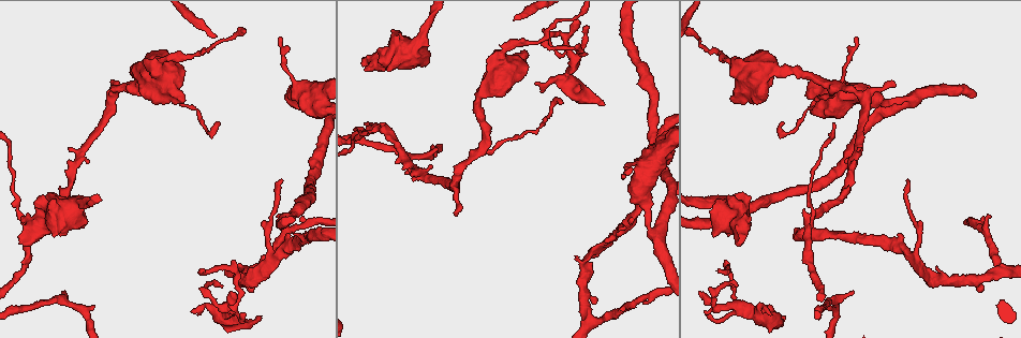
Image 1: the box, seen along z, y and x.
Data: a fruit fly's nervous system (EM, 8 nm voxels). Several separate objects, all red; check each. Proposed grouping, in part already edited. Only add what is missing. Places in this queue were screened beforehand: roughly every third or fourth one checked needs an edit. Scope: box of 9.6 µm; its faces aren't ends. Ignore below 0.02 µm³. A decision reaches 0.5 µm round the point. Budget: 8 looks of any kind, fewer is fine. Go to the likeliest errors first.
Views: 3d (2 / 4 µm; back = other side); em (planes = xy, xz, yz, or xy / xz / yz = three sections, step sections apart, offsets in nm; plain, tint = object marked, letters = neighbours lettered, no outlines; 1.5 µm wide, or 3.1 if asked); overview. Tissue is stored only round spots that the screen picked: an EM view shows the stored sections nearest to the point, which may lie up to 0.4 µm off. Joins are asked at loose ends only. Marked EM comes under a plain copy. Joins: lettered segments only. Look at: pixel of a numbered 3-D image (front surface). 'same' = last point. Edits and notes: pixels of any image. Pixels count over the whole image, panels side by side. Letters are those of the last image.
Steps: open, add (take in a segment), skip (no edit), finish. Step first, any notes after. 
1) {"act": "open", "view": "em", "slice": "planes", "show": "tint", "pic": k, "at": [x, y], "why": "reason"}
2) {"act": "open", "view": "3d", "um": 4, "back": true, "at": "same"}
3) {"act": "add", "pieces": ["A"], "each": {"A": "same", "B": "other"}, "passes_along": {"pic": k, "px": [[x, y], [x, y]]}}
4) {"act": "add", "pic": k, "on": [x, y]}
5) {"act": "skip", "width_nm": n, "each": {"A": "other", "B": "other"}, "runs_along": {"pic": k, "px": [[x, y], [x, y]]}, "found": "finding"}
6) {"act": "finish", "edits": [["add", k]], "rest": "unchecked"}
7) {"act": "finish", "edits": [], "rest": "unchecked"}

{"act": "open", "view": "em", "slice": "planes", "show": "letters", "pic": 1, "at": [785, 315], "why": "branch stops here"}

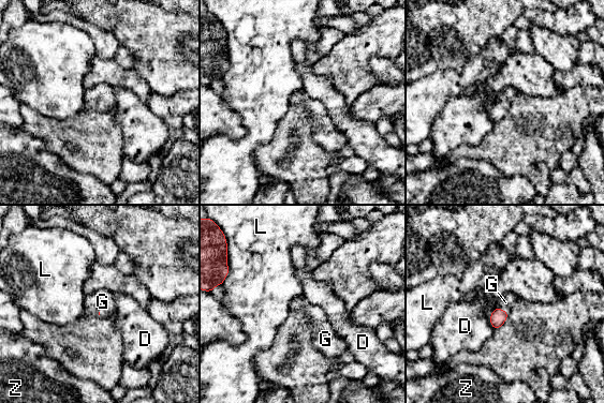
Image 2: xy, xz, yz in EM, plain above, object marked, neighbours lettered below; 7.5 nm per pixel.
{"act": "add", "pieces": ["G"], "each": {"D": "other", "G": "same", "L": "other", "Z": "other"}, "passes_along": {"pic": 2, "px": [[498, 316], [502, 310], [505, 302]]}, "found": "the neuron continues"}

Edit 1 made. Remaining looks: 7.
{"act": "open", "view": "overview"}

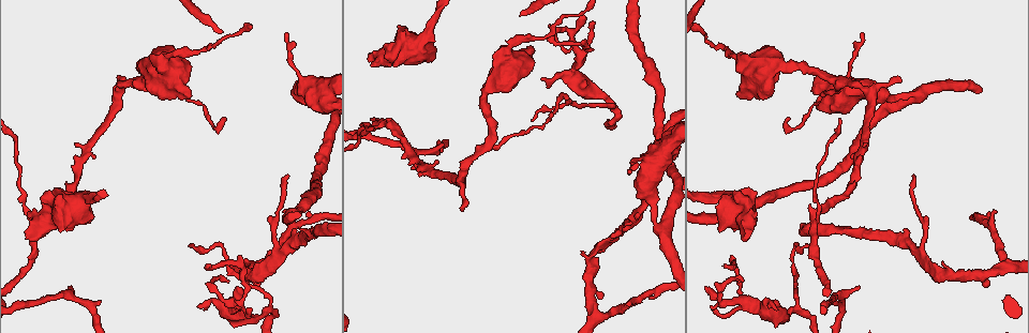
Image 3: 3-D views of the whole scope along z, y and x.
{"act": "open", "view": "3d", "um": 4, "pic": 3, "at": [369, 54], "why": "stops while still wide"}

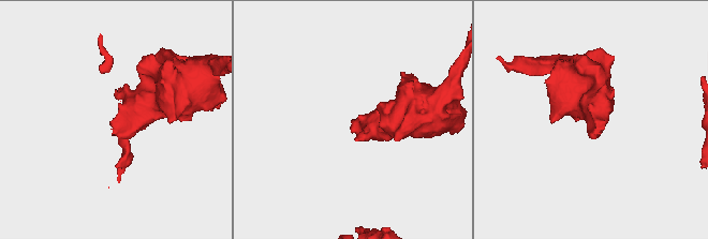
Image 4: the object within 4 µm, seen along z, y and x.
{"act": "open", "view": "em", "slice": "planes", "show": "letters", "pic": 4, "at": [355, 122]}

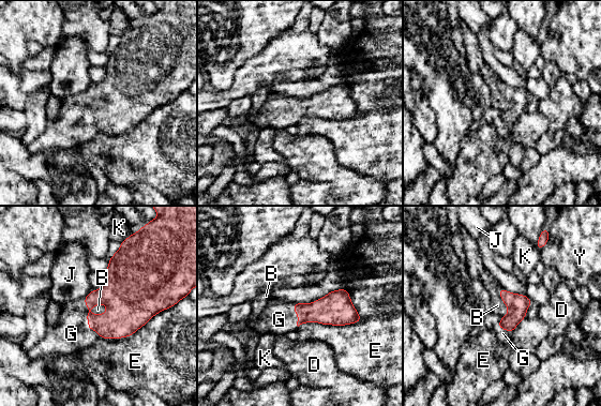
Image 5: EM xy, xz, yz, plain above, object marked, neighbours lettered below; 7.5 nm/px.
{"act": "add", "pieces": ["G"], "each": {"B": "other", "D": "other", "E": "other", "G": "same", "J": "other", "K": "other", "Y": "other"}, "found": "the neuron continues"}

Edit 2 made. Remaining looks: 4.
{"act": "open", "view": "overview"}

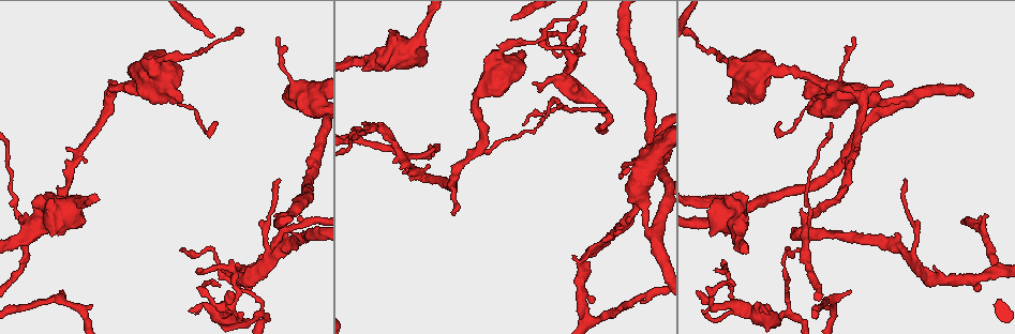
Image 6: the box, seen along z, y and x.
{"act": "open", "view": "em", "slice": "planes", "show": "letters", "pic": 6, "at": [197, 269], "why": "an open end"}

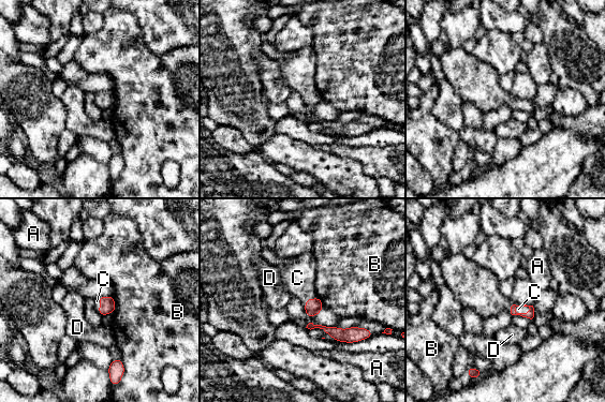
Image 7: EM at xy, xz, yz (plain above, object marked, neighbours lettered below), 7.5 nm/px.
{"act": "add", "pieces": ["C"], "each": {"A": "other", "B": "other", "C": "same", "D": "other"}, "passes_along": {"pic": 7, "px": [[531, 314], [521, 313], [518, 309]]}, "found": "the neuron continues"}

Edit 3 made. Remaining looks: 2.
{"act": "finish", "edits": [["add", 2], ["add", 5], ["add", 7]], "rest": "unchecked"}

